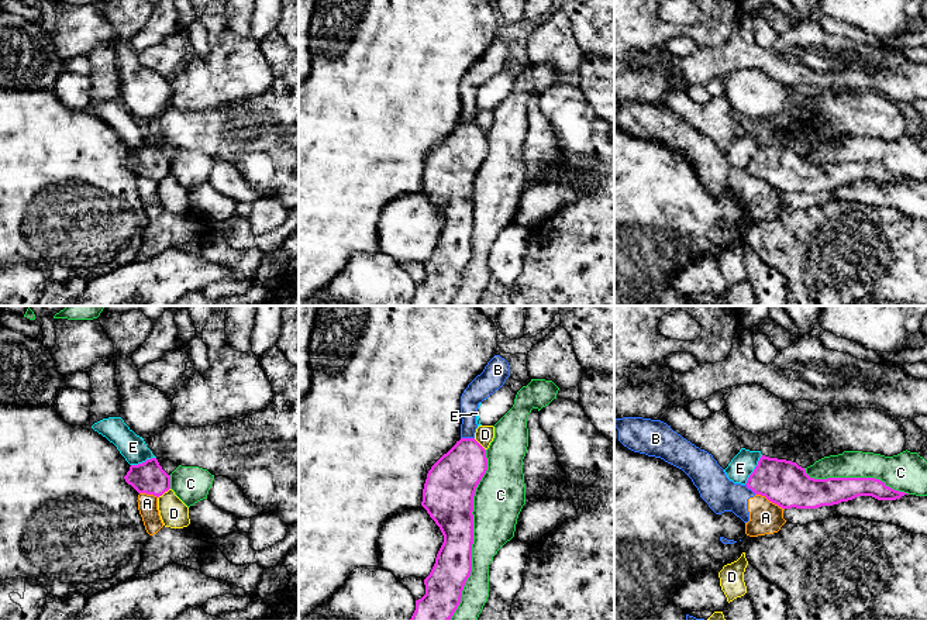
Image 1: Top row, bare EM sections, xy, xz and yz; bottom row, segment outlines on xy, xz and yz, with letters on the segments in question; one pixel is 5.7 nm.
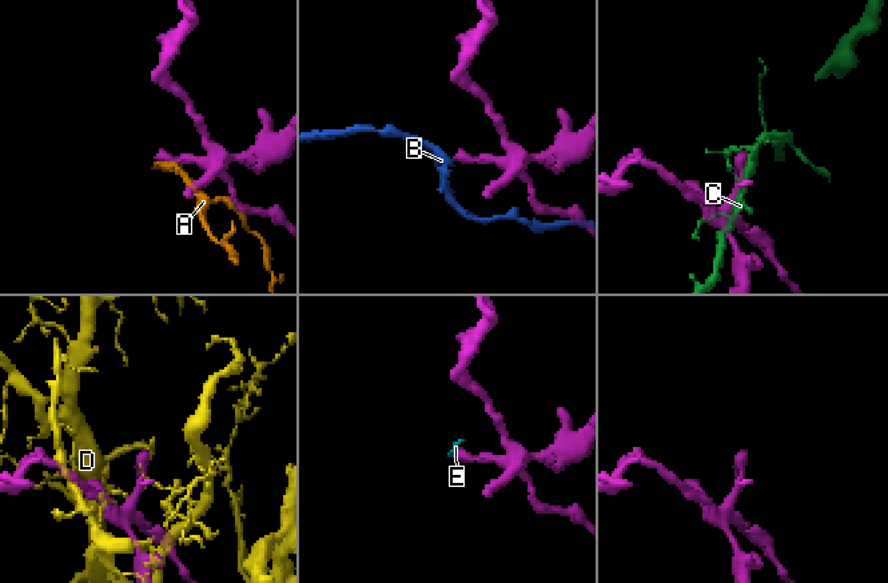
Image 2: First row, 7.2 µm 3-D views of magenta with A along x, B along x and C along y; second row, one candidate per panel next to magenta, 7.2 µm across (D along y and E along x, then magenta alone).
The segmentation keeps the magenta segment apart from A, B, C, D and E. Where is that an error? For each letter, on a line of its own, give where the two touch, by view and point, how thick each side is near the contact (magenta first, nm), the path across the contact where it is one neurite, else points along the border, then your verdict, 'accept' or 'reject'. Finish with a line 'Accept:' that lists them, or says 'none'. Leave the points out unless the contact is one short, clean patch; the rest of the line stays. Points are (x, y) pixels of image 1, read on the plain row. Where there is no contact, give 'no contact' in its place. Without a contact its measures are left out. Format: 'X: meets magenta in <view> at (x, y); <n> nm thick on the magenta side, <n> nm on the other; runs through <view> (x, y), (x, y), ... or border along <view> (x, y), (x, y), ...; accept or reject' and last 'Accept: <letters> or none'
A: meets magenta in yz at (769, 185); 260 nm thick on the magenta side, 190 nm on the other; reject
B: meets magenta in xz at (468, 123); 280 nm thick on the magenta side, 120 nm on the other; border along xz (461, 121), (474, 123); reject
C: meets magenta in xz at (472, 220); 280 nm thick on the magenta side, 280 nm on the other; reject
D: meets magenta in xy at (164, 176); 180 nm thick on the magenta side, 160 nm on the other; reject
E: meets magenta in yz at (754, 154); 260 nm thick on the magenta side, 140 nm on the other; border along yz (762, 140), (744, 168); reject
Accept: none

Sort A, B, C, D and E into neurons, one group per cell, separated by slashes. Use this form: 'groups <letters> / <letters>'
groups A B / C / D / E

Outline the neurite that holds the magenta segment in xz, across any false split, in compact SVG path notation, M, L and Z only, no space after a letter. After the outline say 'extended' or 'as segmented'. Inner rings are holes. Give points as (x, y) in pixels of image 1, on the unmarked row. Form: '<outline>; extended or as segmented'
M475 123L456 125L428 155L421 190L440 211L444 227L430 259L424 264L425 279L416 285L410 306L449 306L458 293L472 256L473 180L486 155L486 134Z; as segmented

